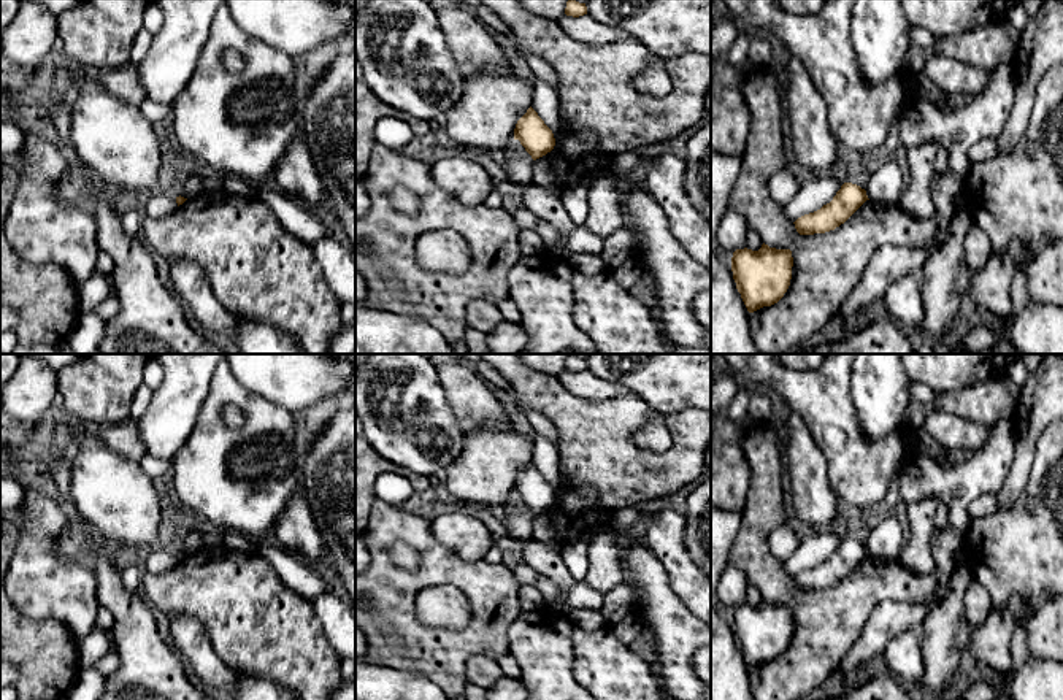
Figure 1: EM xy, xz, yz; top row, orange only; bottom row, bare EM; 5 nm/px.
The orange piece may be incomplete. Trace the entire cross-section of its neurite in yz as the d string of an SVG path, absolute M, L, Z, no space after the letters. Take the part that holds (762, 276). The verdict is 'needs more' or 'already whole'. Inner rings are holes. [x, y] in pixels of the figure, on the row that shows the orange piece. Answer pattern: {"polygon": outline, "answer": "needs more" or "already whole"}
{"polygon": "M765 243L758 251L744 248L733 252L733 279L749 313L771 306L784 297L792 267L790 249L776 249Z", "answer": "already whole"}

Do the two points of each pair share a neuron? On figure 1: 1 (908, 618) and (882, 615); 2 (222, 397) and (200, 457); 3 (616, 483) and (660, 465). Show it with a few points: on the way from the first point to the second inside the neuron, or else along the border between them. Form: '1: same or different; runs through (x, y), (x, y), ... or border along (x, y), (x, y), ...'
1: same; runs through (901, 616), (889, 616)
2: same; runs through (210, 411), (210, 443)
3: same; runs through (627, 475), (649, 475)

